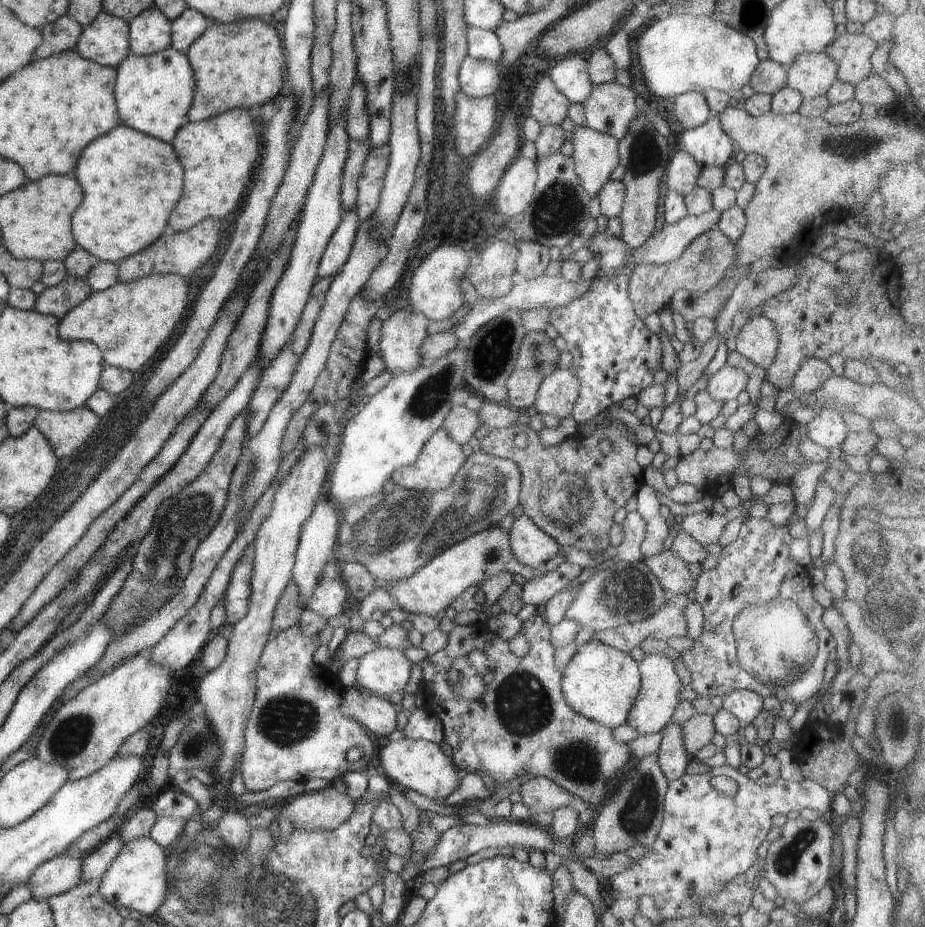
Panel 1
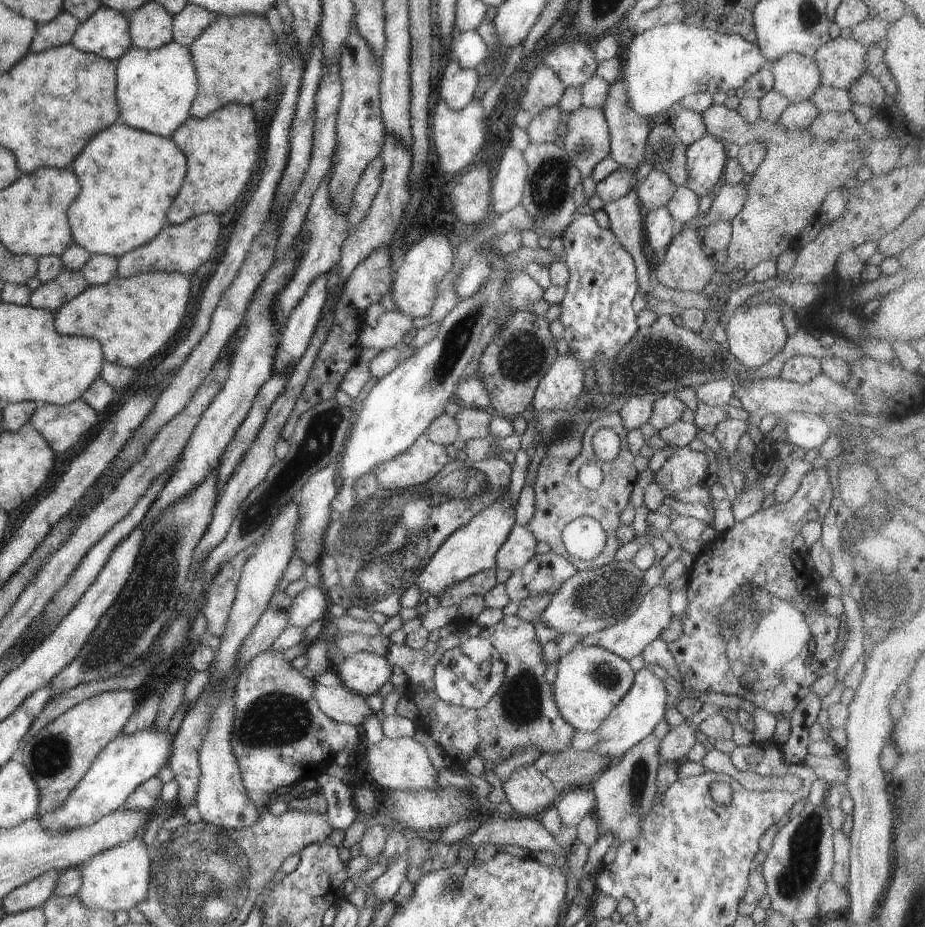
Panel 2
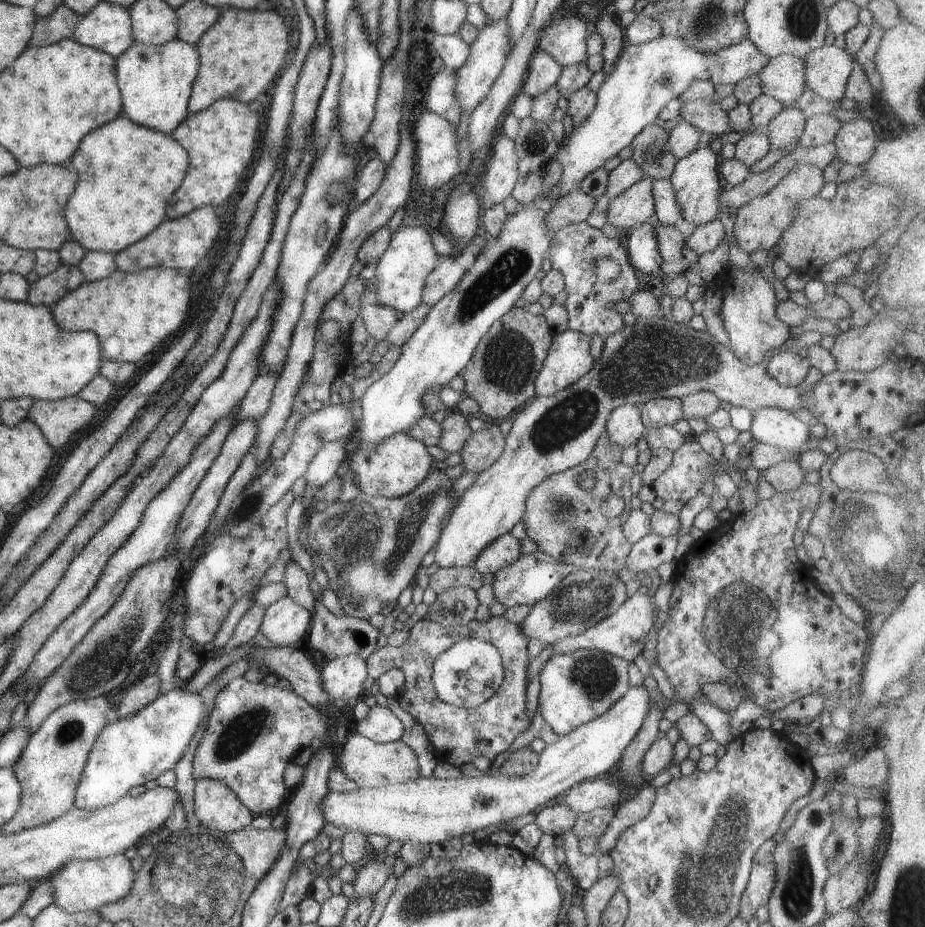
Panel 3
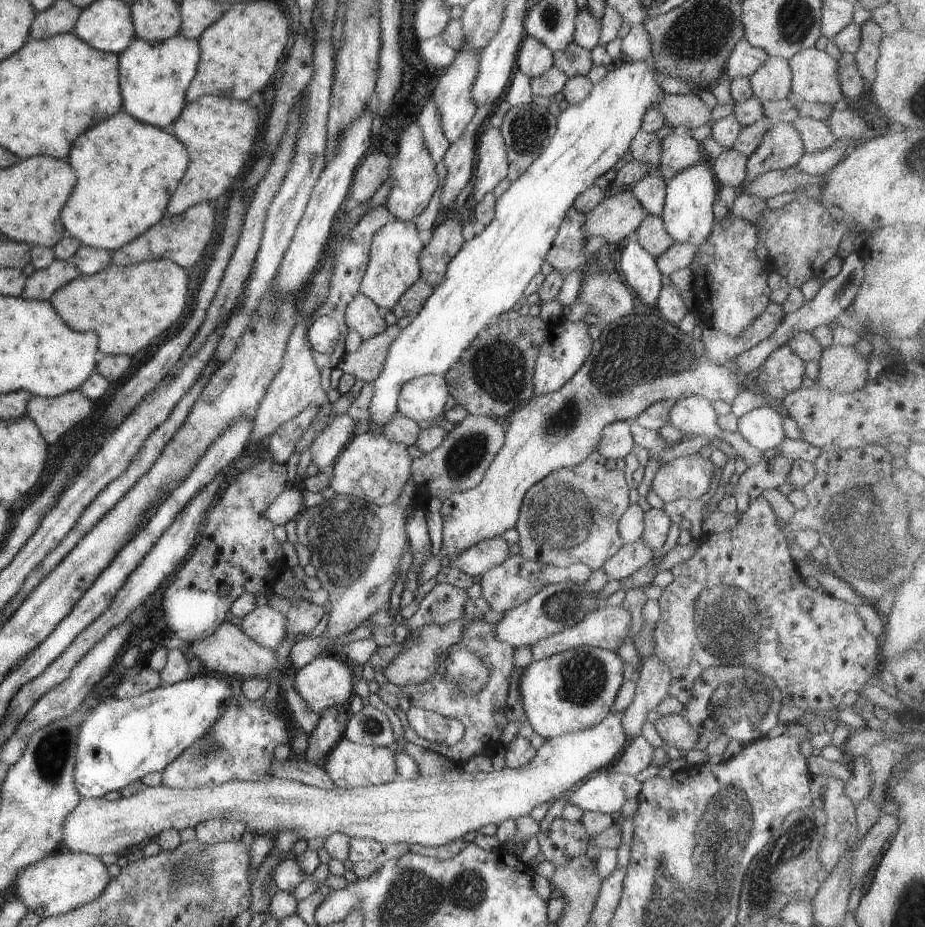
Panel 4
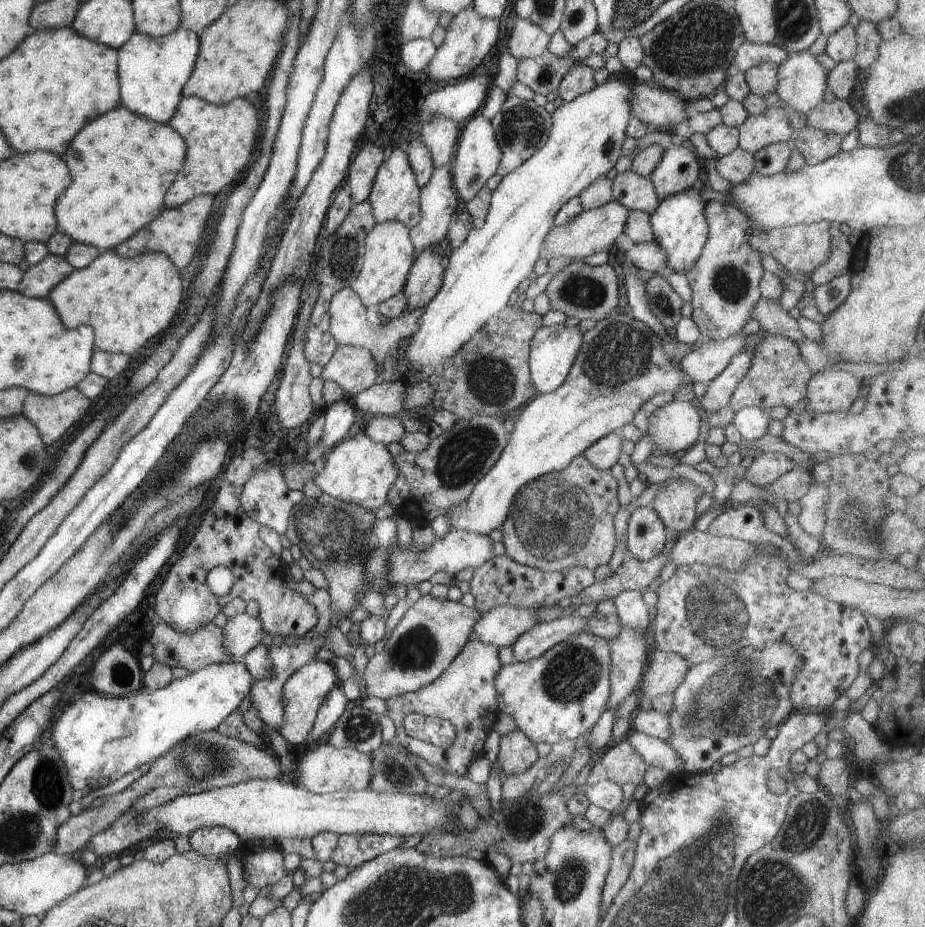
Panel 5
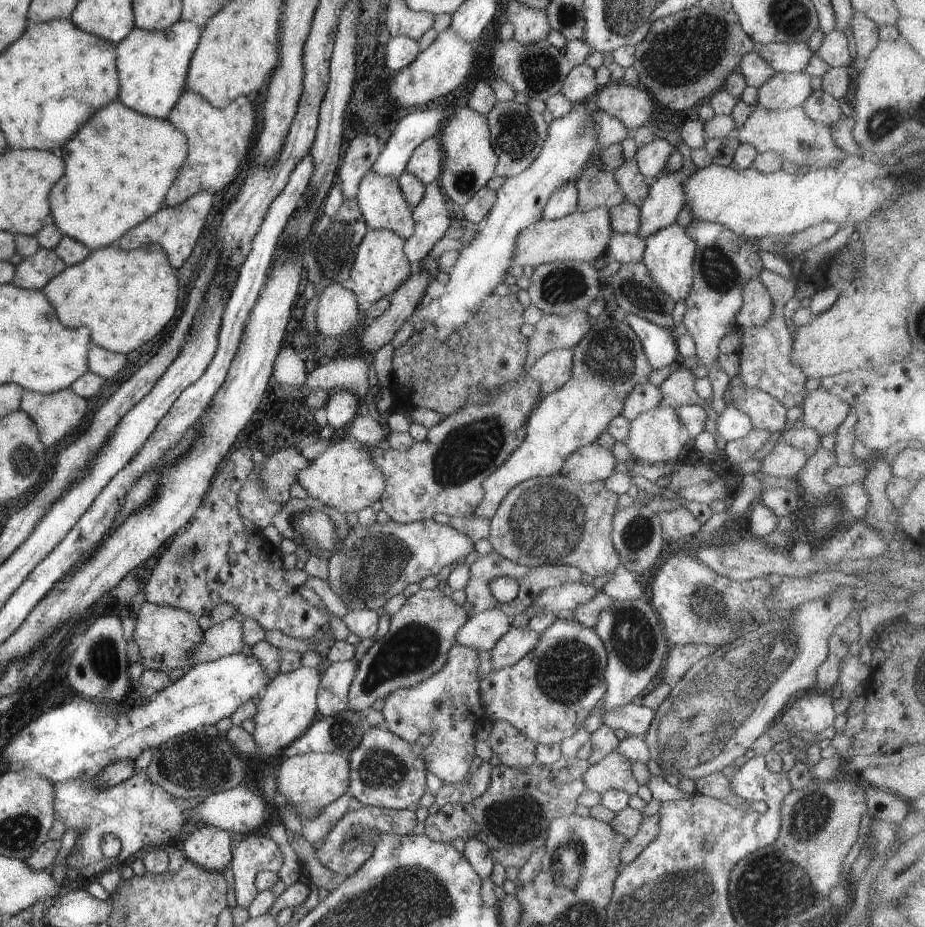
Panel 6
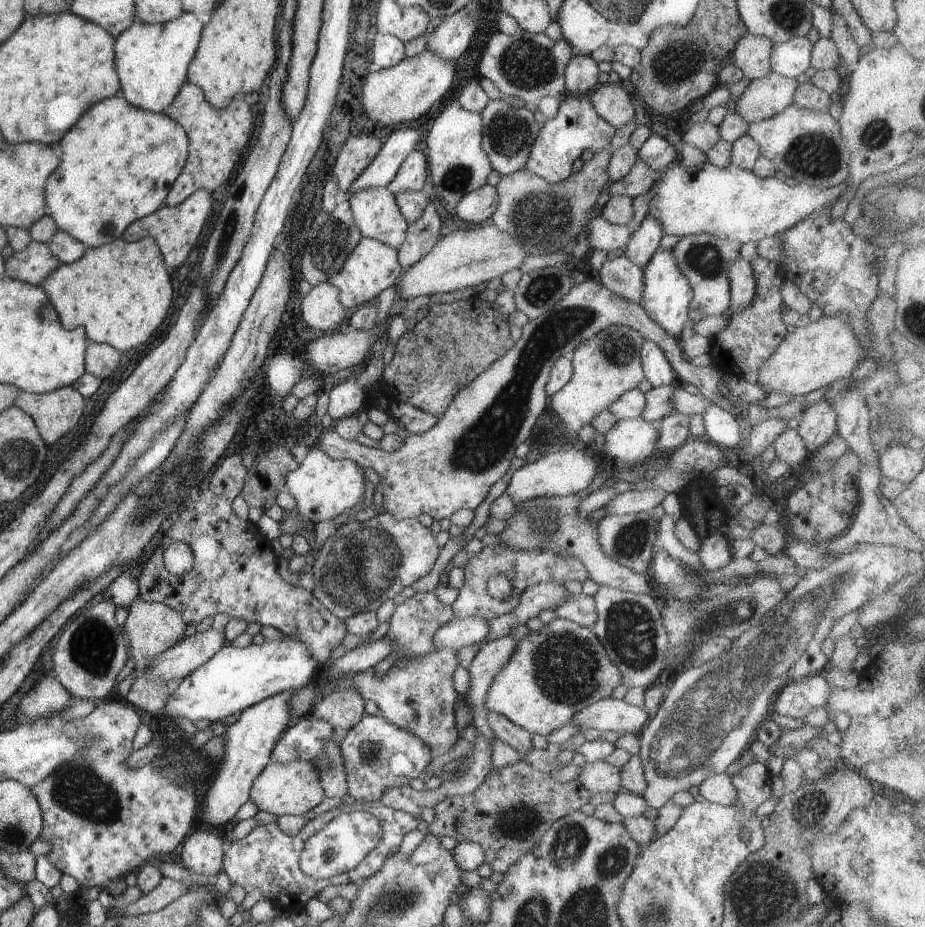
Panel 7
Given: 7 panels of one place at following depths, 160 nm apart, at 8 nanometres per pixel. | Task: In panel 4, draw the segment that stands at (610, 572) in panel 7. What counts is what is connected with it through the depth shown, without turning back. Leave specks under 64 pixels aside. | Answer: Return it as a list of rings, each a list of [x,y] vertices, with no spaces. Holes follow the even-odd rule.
[[[597,450],[572,468],[551,472],[533,484],[524,495],[515,524],[519,534],[517,543],[520,546],[520,556],[560,568],[569,567],[573,563],[584,563],[592,570],[598,570],[625,544],[618,527],[619,518],[630,504],[629,489],[624,471],[615,468]],[[582,492],[586,494],[586,502],[614,502],[614,512],[604,516],[600,512],[600,504],[582,504]]]

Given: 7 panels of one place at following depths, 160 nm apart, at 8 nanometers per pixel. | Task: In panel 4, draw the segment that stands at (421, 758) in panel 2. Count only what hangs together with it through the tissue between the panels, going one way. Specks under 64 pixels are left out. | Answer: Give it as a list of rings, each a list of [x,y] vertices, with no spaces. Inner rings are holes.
[[[344,737],[325,756],[321,767],[328,773],[328,776],[339,789],[371,787],[396,780],[398,777],[394,762],[394,752],[392,752],[391,748],[357,745]]]

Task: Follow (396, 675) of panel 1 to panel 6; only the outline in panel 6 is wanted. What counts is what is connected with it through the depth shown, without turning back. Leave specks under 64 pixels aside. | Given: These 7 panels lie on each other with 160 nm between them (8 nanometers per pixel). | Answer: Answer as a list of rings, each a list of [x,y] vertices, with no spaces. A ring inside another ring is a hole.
[[[299,667],[286,674],[280,673],[270,681],[260,696],[256,715],[253,716],[255,729],[251,735],[258,752],[257,755],[252,754],[252,758],[260,757],[266,762],[280,754],[291,742],[304,735],[320,717],[316,706],[320,679],[321,668]]]

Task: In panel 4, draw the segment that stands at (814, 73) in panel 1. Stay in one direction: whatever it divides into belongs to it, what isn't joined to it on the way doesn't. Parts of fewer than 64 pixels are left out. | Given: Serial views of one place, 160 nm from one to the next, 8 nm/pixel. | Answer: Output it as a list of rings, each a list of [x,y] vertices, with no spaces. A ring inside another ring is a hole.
[[[769,57],[749,78],[753,96],[762,101],[786,99],[792,95],[792,77],[785,58]]]

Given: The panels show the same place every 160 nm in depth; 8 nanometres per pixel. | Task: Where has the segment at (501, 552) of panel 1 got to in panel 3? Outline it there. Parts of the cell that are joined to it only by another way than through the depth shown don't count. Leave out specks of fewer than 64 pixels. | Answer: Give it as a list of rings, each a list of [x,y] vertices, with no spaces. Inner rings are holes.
[[[637,317],[632,325],[625,325],[606,337],[604,348],[595,365],[572,386],[545,397],[535,397],[523,405],[514,416],[510,432],[505,436],[505,447],[494,464],[478,474],[476,481],[459,497],[450,514],[448,523],[439,534],[435,562],[442,568],[472,566],[476,557],[489,544],[503,534],[510,533],[517,522],[522,520],[525,502],[530,491],[549,476],[570,470],[583,463],[592,453],[597,440],[605,432],[609,414],[620,405],[641,406],[652,399],[668,397],[683,399],[698,391],[713,392],[721,401],[730,402],[733,407],[746,407],[751,412],[761,408],[774,407],[795,411],[803,408],[803,394],[818,382],[823,374],[811,367],[805,381],[797,387],[778,384],[767,371],[767,360],[754,366],[743,363],[734,353],[718,343],[709,333],[695,331],[687,325],[674,323],[662,318]]]

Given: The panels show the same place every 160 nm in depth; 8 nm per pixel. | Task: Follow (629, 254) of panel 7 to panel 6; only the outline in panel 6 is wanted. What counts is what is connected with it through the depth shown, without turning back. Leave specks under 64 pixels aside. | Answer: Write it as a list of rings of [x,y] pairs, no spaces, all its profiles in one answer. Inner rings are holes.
[[[682,172],[664,174],[649,189],[640,209],[640,226],[637,235],[644,242],[655,232],[670,226],[680,210],[684,208],[685,194],[682,181],[686,178]]]

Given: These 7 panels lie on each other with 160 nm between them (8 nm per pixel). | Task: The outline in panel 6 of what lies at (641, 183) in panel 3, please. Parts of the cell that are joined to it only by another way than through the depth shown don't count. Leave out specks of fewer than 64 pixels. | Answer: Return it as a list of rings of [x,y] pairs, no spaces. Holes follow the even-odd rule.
[[[600,207],[589,211],[574,211],[553,221],[540,219],[531,227],[520,231],[513,254],[513,266],[532,266],[536,268],[554,261],[580,261],[593,263],[606,255],[611,234],[614,232],[610,222],[609,209]]]

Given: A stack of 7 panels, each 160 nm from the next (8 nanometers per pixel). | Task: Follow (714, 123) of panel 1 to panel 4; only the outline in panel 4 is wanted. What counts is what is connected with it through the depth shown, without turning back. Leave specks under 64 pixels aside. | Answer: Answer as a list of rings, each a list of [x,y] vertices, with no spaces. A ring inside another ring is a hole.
[[[698,162],[666,182],[664,210],[660,216],[664,221],[666,232],[674,243],[690,243],[699,247],[708,240],[715,223],[714,200],[718,200],[718,188],[714,177],[706,165]]]

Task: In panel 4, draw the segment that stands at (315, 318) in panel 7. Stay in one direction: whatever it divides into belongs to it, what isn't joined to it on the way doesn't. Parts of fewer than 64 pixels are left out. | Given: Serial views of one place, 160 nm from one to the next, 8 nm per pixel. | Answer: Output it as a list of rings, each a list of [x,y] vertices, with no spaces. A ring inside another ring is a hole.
[[[358,293],[345,308],[344,332],[358,332],[363,342],[388,331],[388,326],[372,300]]]

